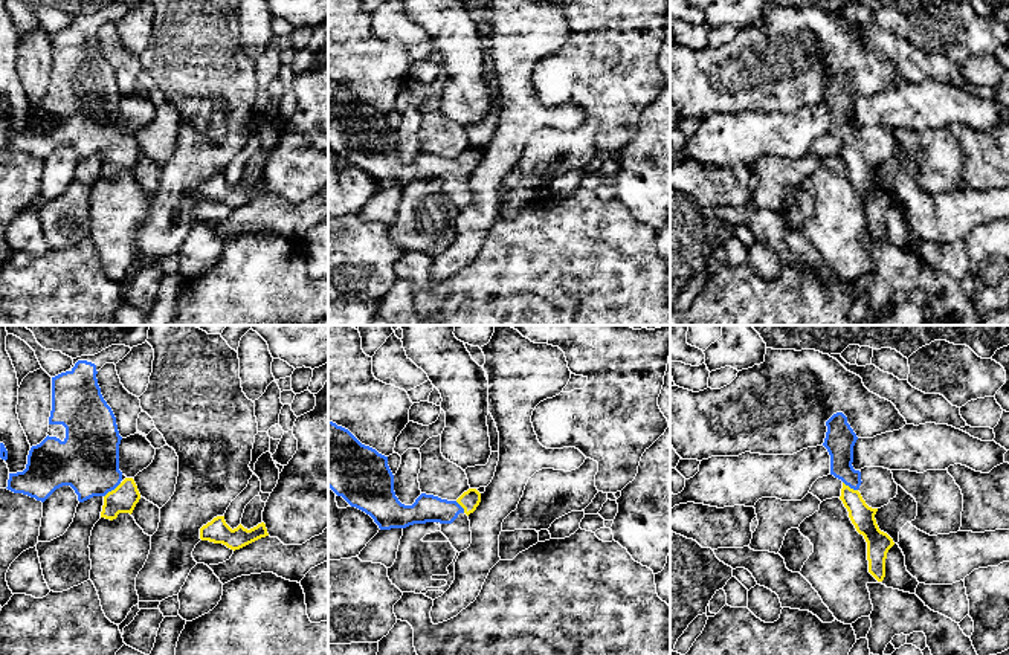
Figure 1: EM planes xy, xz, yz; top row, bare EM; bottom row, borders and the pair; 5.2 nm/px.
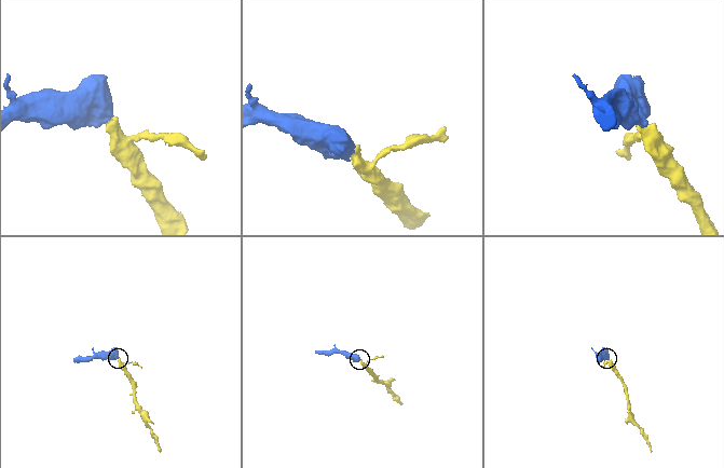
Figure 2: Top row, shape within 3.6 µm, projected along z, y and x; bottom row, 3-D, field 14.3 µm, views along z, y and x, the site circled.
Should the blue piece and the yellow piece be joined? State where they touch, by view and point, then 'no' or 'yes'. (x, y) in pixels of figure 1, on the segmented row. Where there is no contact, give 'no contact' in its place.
contact xy (112, 489); yes

